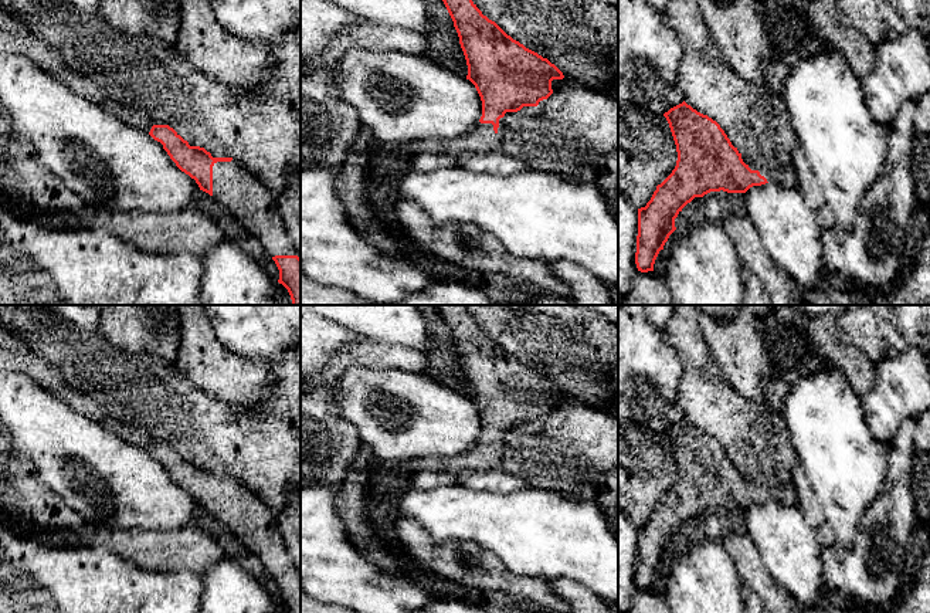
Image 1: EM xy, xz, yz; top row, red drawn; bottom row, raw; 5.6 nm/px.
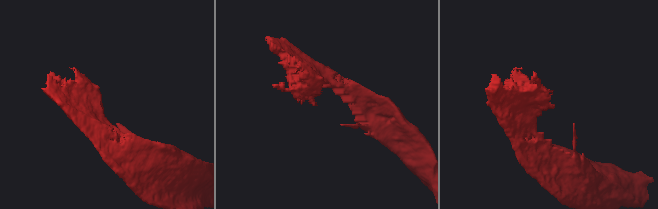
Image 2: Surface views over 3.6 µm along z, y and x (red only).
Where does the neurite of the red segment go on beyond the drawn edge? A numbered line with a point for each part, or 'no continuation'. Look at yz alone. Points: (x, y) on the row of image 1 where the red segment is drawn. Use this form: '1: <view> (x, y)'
no continuation

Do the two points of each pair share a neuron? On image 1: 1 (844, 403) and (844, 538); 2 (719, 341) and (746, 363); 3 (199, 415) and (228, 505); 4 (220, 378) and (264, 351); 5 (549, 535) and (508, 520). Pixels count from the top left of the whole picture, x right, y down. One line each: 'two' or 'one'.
1: one
2: one
3: two
4: two
5: one

